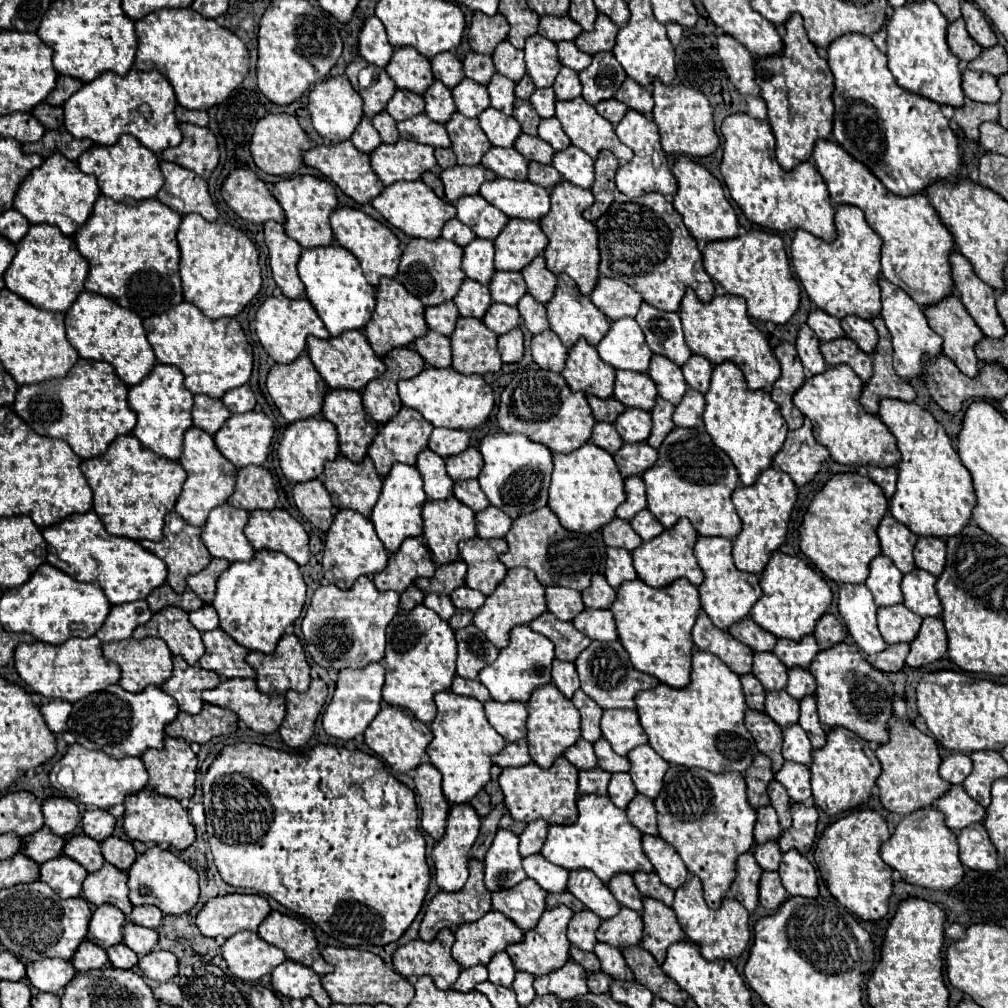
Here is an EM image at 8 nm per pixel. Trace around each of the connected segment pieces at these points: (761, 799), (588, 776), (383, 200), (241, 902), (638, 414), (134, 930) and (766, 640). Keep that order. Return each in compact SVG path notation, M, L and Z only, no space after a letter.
M765 754L755 756L751 768L745 772L745 782L747 782L747 796L749 804L753 808L763 808L769 806L769 796L767 796L767 784L773 780L773 770L771 770L771 760Z
M595 768L595 772L579 772L579 794L607 794L607 784L611 780L609 772L603 772L601 768Z
M423 180L395 182L393 186L387 186L371 204L393 228L399 228L409 238L425 238L425 240L439 238L443 224L455 218L457 214L455 206L451 202L437 198L435 192Z
M225 894L225 896L211 898L205 904L205 908L197 914L195 924L197 924L197 928L201 930L203 936L209 936L209 938L223 936L221 940L227 940L241 930L257 932L259 924L269 916L269 912L271 912L271 908L269 908L267 900L259 894Z
M627 408L615 422L615 428L625 442L645 442L651 434L651 414L639 408Z
M129 920L125 922L125 938L123 944L127 944L137 956L145 956L155 950L159 942L159 934L149 928L139 928L137 924L131 924Z
M743 620L743 624L735 624L729 632L735 640L749 646L755 652L773 652L777 640L769 632L763 632L753 620Z

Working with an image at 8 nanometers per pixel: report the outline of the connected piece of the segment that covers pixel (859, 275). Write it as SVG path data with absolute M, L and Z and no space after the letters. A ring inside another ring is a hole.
M839 206L835 214L837 240L827 244L817 236L797 230L791 244L793 270L809 294L811 302L835 316L859 316L863 320L873 320L881 314L879 300L879 278L881 278L881 238L867 224L865 214L855 206Z

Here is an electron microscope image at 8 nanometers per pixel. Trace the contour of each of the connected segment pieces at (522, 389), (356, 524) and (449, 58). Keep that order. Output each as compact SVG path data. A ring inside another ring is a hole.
M527 370L517 374L501 394L497 412L503 432L519 432L529 440L545 444L553 454L569 454L591 438L595 426L585 392L571 392L561 374L549 370Z
M339 510L333 526L327 532L325 552L323 552L323 574L325 578L341 590L349 590L359 576L373 576L387 568L389 552L383 548L383 542L373 530L373 522L353 510Z
M441 52L439 56L435 56L435 60L431 60L431 66L433 66L435 78L443 82L449 90L453 90L465 78L461 60L451 52Z

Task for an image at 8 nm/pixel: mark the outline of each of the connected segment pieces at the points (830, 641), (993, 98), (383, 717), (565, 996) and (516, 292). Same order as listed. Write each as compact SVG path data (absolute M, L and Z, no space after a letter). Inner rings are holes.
M827 614L827 616L823 616L823 620L819 620L813 636L815 636L819 648L827 650L845 640L847 628L843 626L843 622L839 618L835 618L833 614Z
M963 70L963 90L965 96L975 100L975 102L999 102L1001 90L997 86L997 76L987 74L987 72L973 72L973 70Z
M383 706L383 712L379 712L379 716L371 722L371 728L367 728L367 732L363 736L365 736L367 746L377 756L381 756L395 772L403 772L403 774L411 772L413 768L417 768L421 764L421 760L427 752L427 746L433 738L429 726L425 726L423 722L421 724L417 722L417 726L415 726L413 718L397 706Z
M569 960L563 968L551 972L551 976L535 978L537 996L555 994L559 1000L571 1000L575 996L587 994L587 972L583 966Z
M495 272L489 290L495 302L517 306L521 296L527 294L527 284L519 272Z

